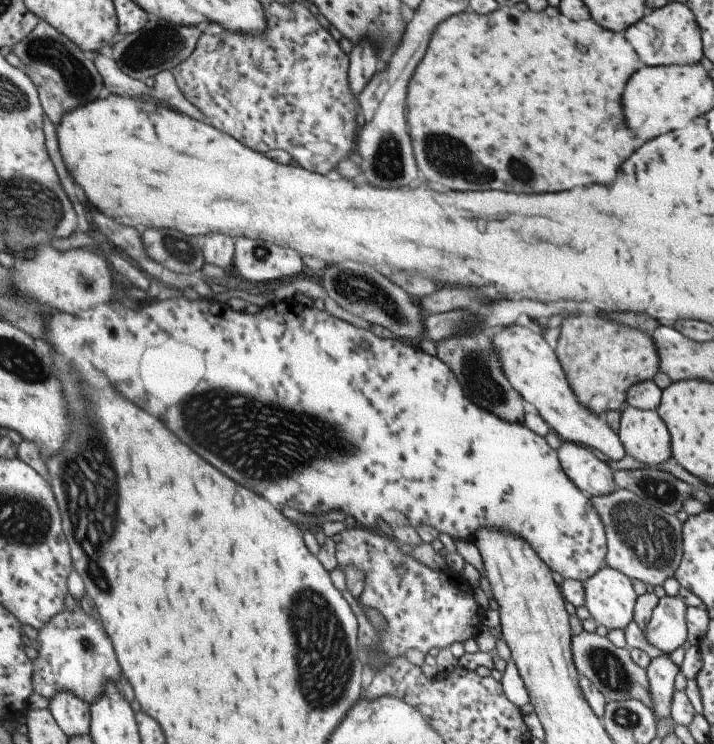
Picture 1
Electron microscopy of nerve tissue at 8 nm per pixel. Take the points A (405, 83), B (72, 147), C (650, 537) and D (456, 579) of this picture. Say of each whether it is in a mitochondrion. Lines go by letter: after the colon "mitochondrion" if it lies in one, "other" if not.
A: other
B: other
C: mitochondrion
D: other

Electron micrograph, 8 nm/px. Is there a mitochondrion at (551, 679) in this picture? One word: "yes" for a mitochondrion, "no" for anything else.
no

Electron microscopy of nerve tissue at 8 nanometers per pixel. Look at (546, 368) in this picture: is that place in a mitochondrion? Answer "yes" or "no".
no

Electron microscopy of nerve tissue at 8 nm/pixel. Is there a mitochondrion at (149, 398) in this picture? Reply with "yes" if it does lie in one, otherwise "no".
no

